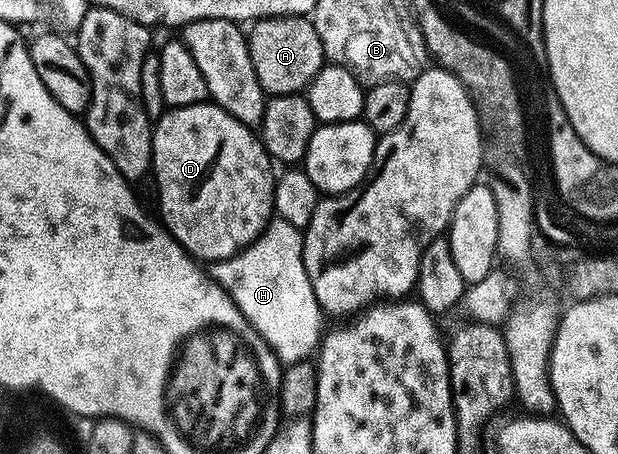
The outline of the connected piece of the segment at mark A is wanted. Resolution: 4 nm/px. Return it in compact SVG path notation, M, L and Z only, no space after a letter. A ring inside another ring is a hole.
M269 16L266 20L255 21L251 25L252 33L247 33L248 53L250 62L254 66L254 74L262 86L262 90L269 97L295 96L303 93L312 80L325 67L322 42L318 38L318 30L314 30L308 16Z

